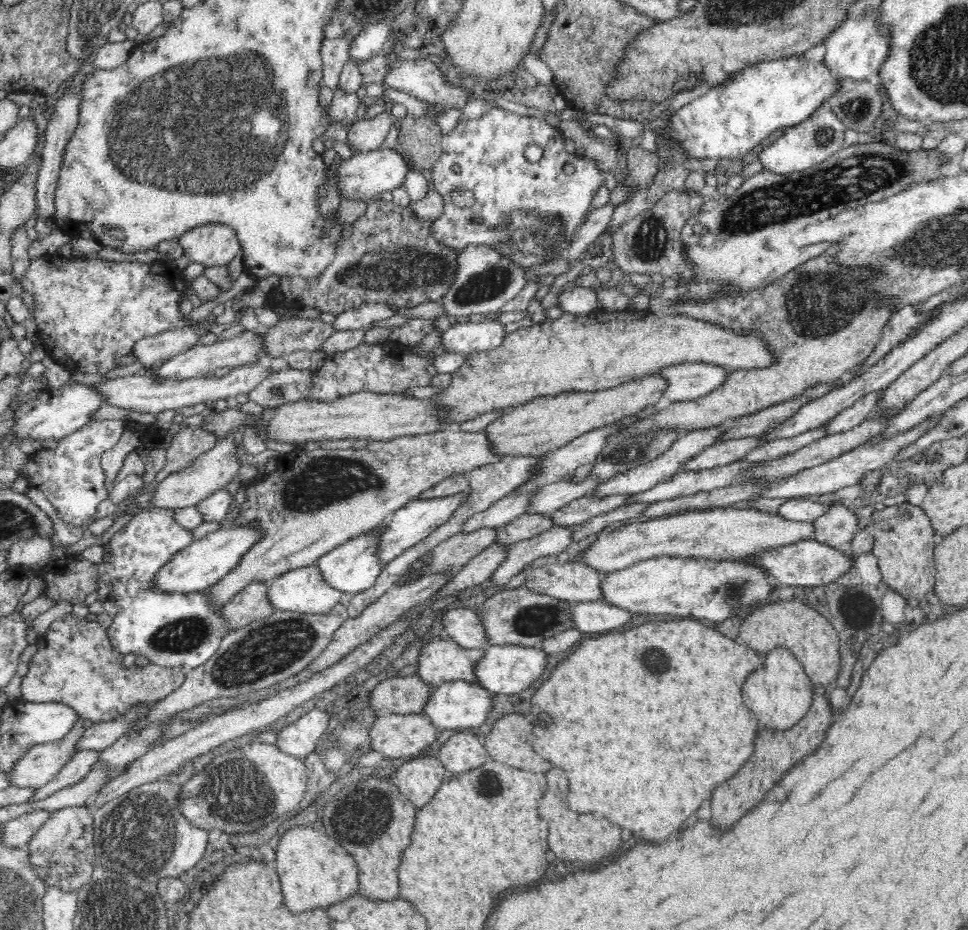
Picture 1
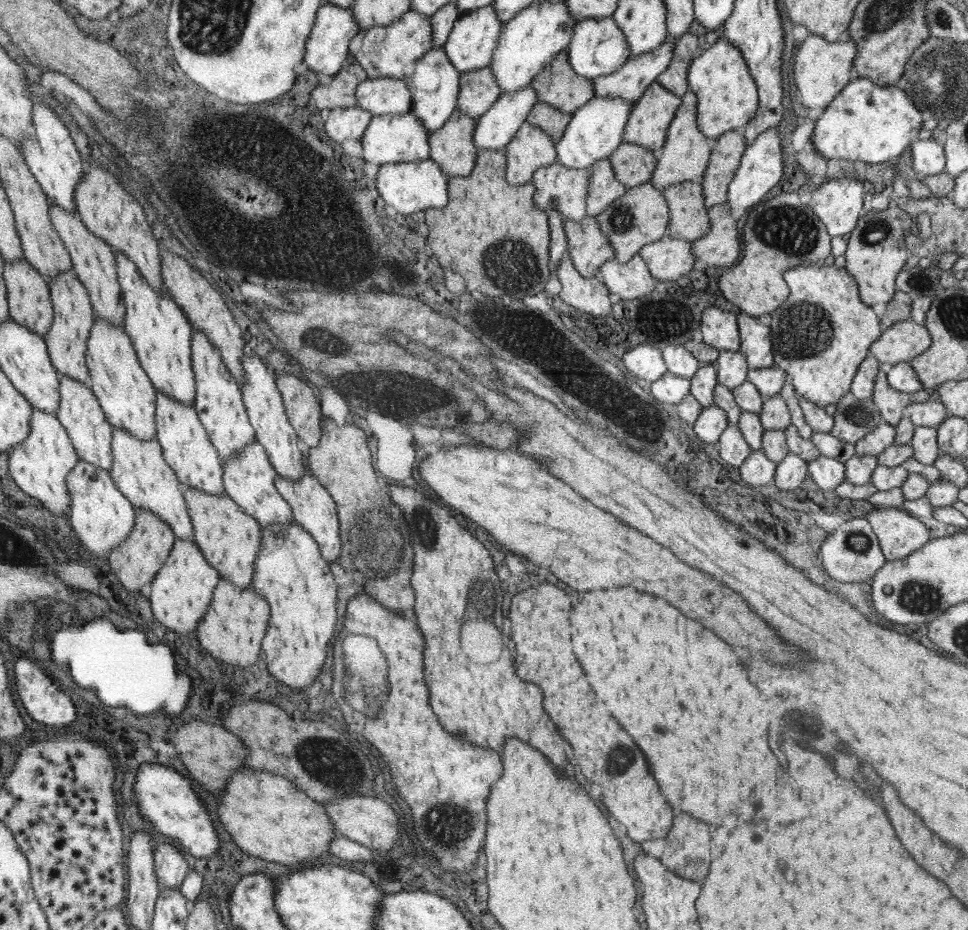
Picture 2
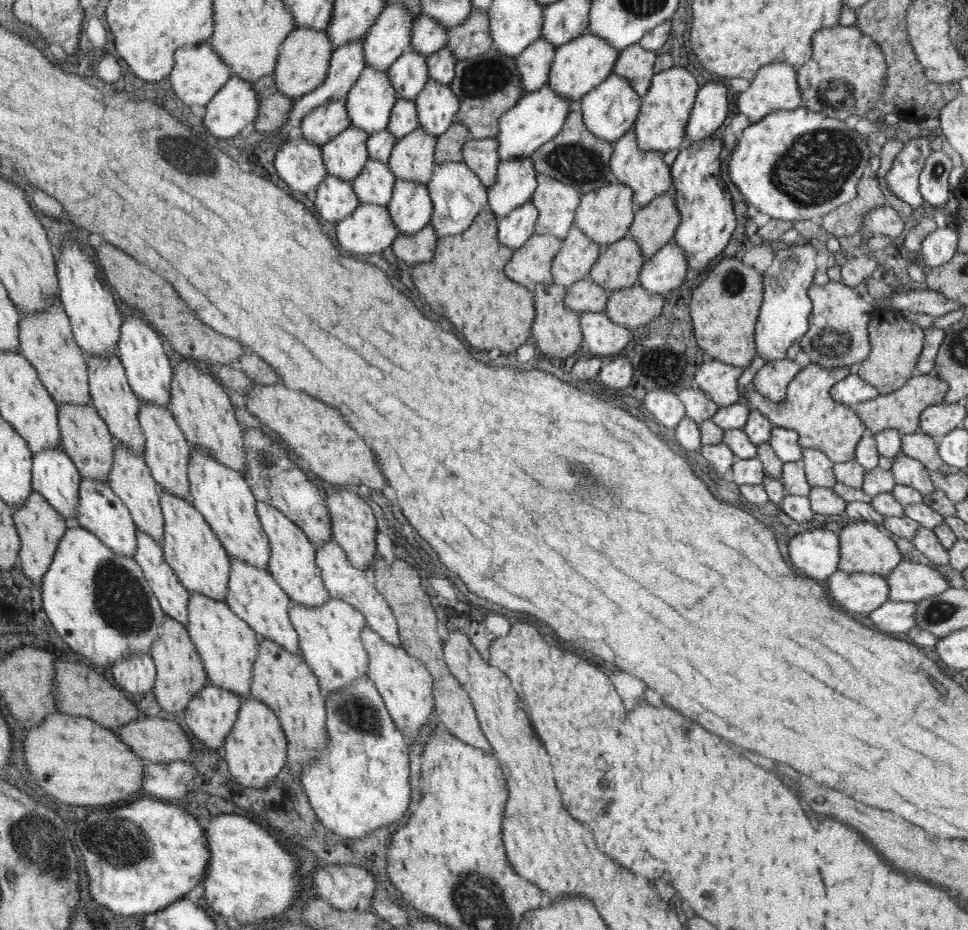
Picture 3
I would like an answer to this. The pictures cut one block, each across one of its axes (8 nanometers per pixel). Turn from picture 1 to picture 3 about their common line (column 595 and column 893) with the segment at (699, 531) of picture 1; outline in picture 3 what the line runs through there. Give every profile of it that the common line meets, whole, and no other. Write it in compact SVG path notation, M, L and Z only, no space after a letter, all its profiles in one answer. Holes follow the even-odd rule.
M868 521L837 528L840 538L840 559L838 570L853 573L878 574L887 576L902 562L900 551L892 538L878 530L876 524Z

